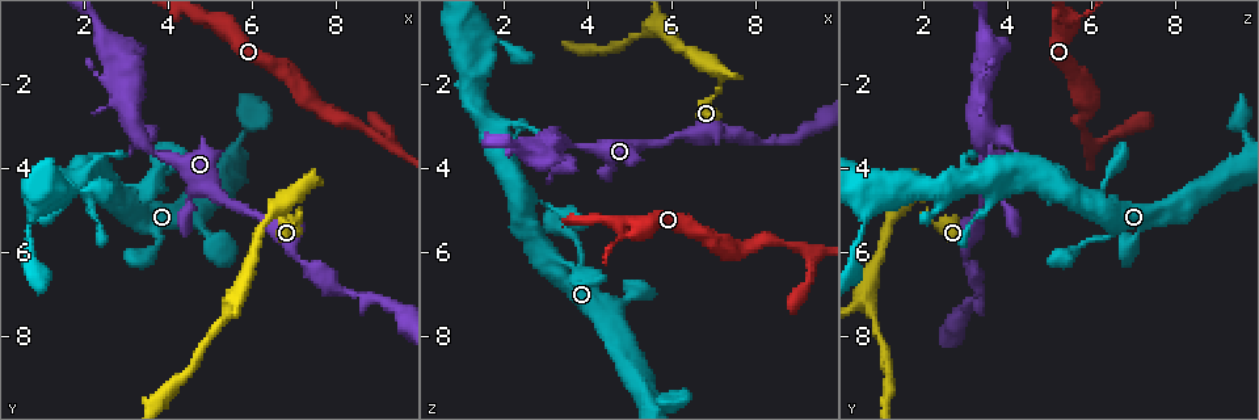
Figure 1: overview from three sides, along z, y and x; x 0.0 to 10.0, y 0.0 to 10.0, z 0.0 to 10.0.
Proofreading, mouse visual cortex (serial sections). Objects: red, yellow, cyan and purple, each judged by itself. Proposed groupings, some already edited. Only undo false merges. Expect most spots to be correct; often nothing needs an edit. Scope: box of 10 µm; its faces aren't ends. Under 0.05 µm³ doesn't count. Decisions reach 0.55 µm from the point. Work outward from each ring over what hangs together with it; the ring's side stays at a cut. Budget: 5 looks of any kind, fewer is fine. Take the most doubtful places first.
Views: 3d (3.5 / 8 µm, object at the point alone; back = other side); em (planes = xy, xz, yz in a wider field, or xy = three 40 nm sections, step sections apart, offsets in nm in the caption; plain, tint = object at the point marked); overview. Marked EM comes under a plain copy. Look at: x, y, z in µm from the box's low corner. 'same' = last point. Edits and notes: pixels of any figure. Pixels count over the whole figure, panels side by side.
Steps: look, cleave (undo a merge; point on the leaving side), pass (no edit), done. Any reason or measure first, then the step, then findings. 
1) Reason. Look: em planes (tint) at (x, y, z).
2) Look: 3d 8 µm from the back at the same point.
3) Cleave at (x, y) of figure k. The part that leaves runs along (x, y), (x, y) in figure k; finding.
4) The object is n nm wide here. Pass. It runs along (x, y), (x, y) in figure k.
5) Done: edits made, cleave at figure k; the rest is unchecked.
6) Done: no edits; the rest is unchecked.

Sudden change in width. Look: 3d 8 µm at (7.15, 4.55, 1.65).

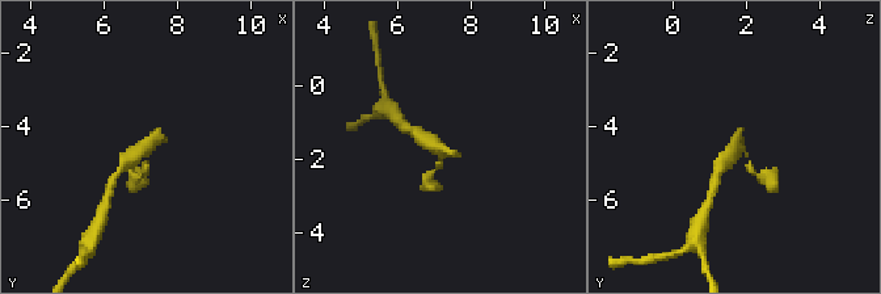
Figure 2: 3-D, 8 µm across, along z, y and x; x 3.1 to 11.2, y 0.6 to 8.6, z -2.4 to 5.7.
Shape alone is not enough. Look: em xy step 1 (tint) at the same point.

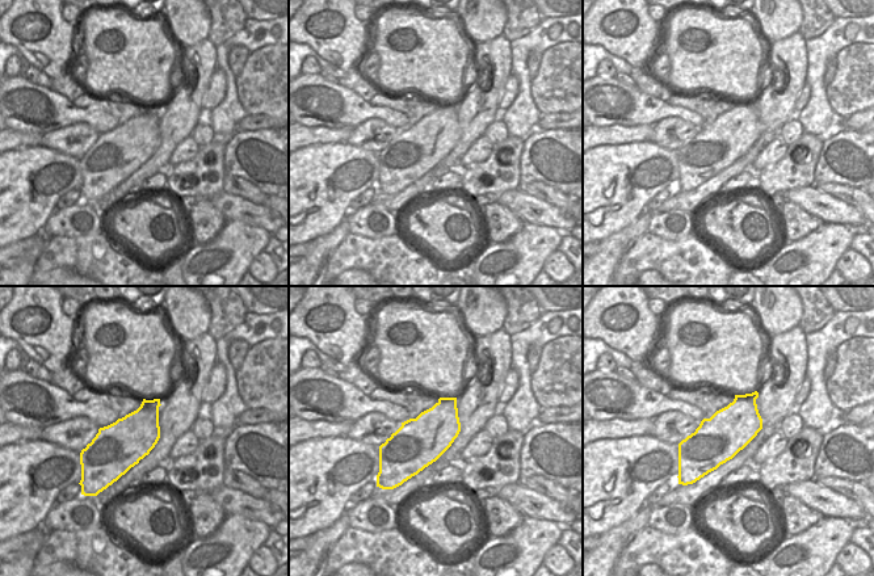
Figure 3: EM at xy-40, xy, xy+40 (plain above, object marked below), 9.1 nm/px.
The object is 440 nm wide here. Pass. It runs along (438, 167), (441, 150), (413, 130) in figure 2; all the same cell.

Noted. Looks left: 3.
A narrow waist. Look: 3d 3.5 µm at (4.95, 5.65, 7.20).

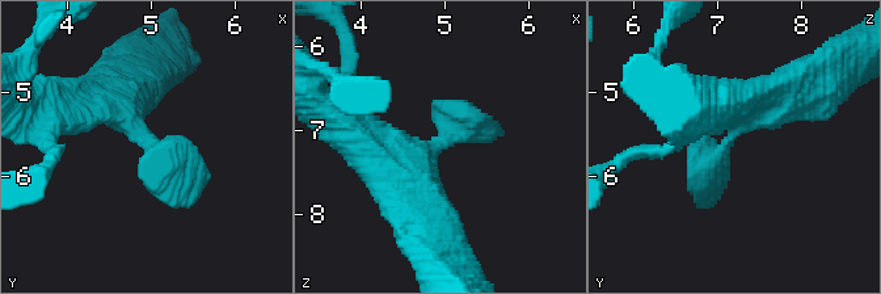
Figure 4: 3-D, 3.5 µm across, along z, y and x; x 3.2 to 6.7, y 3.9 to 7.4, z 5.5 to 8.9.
Look: em xy step 1 (tint) at (4.95, 5.60, 7.15).

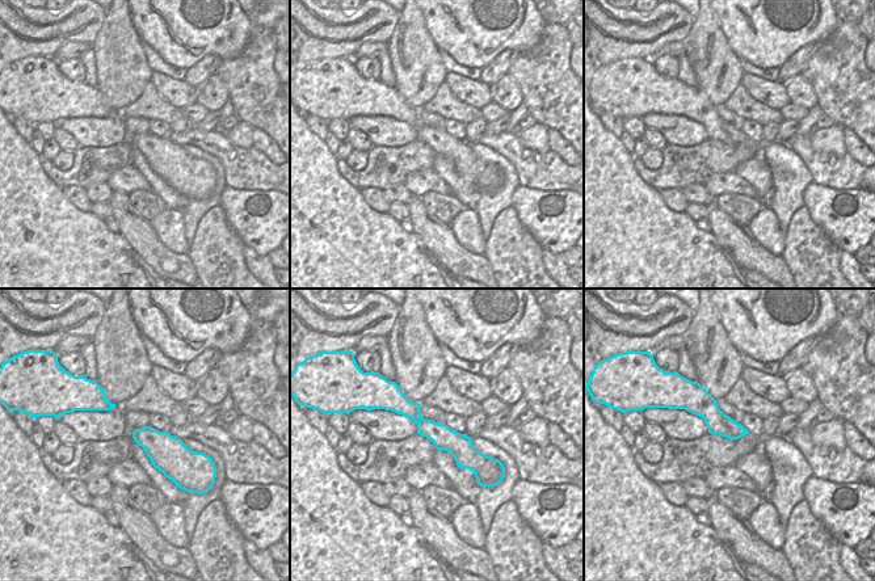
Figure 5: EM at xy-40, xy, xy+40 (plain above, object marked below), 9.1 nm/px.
The object is 220 nm wide here. Pass. It runs along (88, 93), (127, 117), (192, 202) in figure 4; continuous, no second cell.

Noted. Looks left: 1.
Done: no edits; the rest is unchecked.

